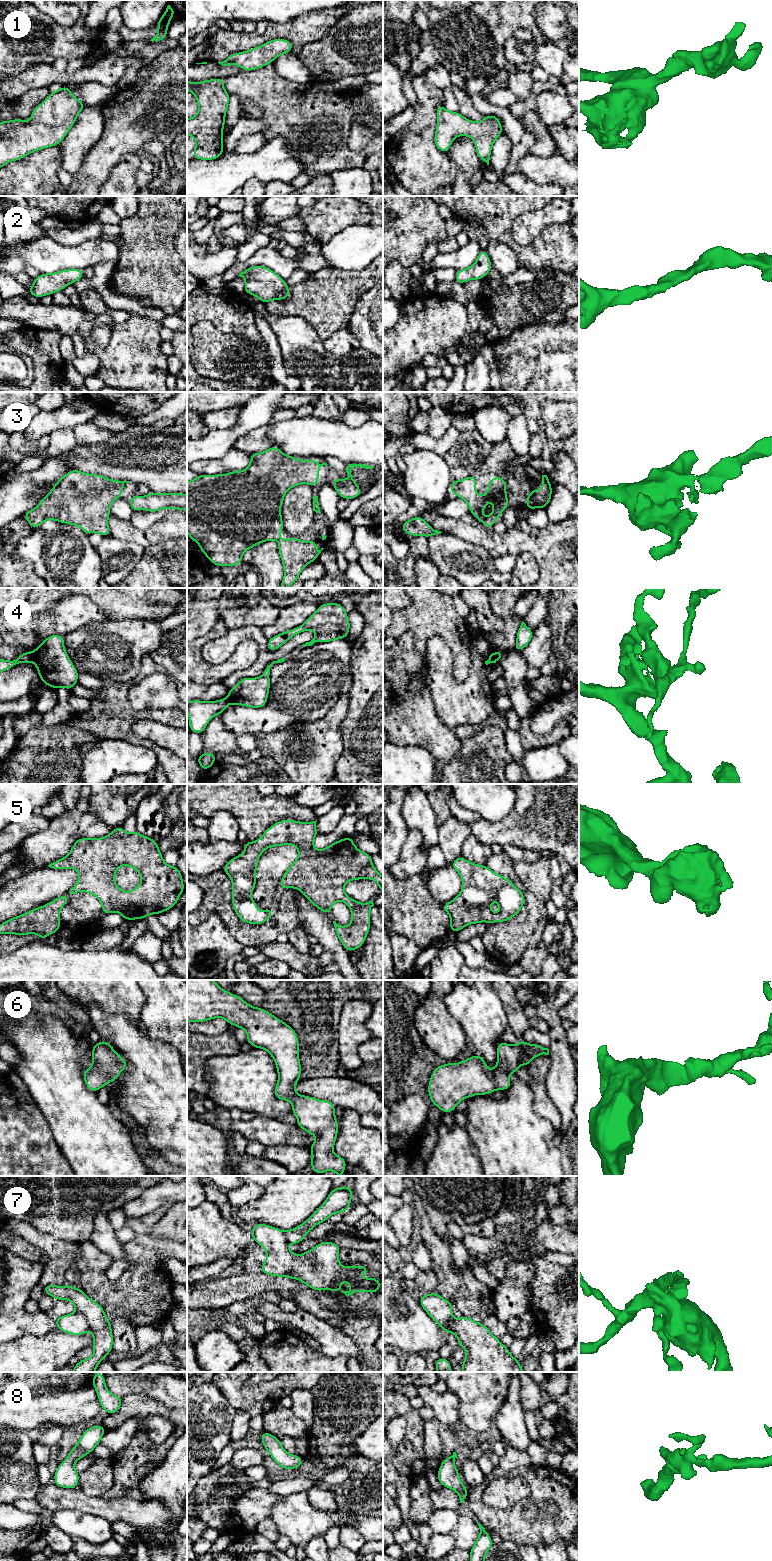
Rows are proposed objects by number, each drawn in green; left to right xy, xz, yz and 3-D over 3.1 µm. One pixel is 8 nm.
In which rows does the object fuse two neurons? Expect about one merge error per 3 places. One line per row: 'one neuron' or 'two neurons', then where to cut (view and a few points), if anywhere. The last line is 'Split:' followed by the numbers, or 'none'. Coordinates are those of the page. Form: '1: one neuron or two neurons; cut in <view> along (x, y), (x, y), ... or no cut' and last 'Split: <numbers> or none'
1: one neuron; no cut
2: one neuron; no cut
3: one neuron; no cut
4: two neurons; cut in xy along (33, 652), (31, 661)
5: one neuron; no cut
6: one neuron; no cut
7: two neurons; cut in xy along (76, 1309), (85, 1318), (89, 1328)
8: one neuron; no cut
Split: 4, 7

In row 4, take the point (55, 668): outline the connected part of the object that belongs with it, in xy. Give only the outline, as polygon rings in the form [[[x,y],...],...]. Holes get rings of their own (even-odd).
[[[63,635],[45,638],[33,651],[32,662],[46,686],[54,689],[64,687],[70,691],[78,683],[79,672],[66,653]]]

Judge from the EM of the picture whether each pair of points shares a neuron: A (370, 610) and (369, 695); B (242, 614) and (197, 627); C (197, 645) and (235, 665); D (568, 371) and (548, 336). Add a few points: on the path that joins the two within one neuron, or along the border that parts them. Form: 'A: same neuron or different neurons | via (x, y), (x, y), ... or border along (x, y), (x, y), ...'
A: same neuron | via (371, 631), (371, 674)
B: same neuron | via (231, 612), (212, 612), (208, 616)
C: same neuron | via (197, 658), (208, 669), (222, 669)
D: same neuron | via (565, 362), (565, 351), (557, 344)

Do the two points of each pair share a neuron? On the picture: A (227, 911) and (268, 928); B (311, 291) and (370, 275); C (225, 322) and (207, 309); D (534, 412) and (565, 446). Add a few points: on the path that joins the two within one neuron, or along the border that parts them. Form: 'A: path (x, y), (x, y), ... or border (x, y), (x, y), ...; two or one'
A: path (233, 922), (241, 930), (257, 930); one
B: path (326, 291), (338, 291), (355, 283); one
C: path (221, 318), (211, 309); one
D: path (540, 423), (541, 433), (554, 445); one

